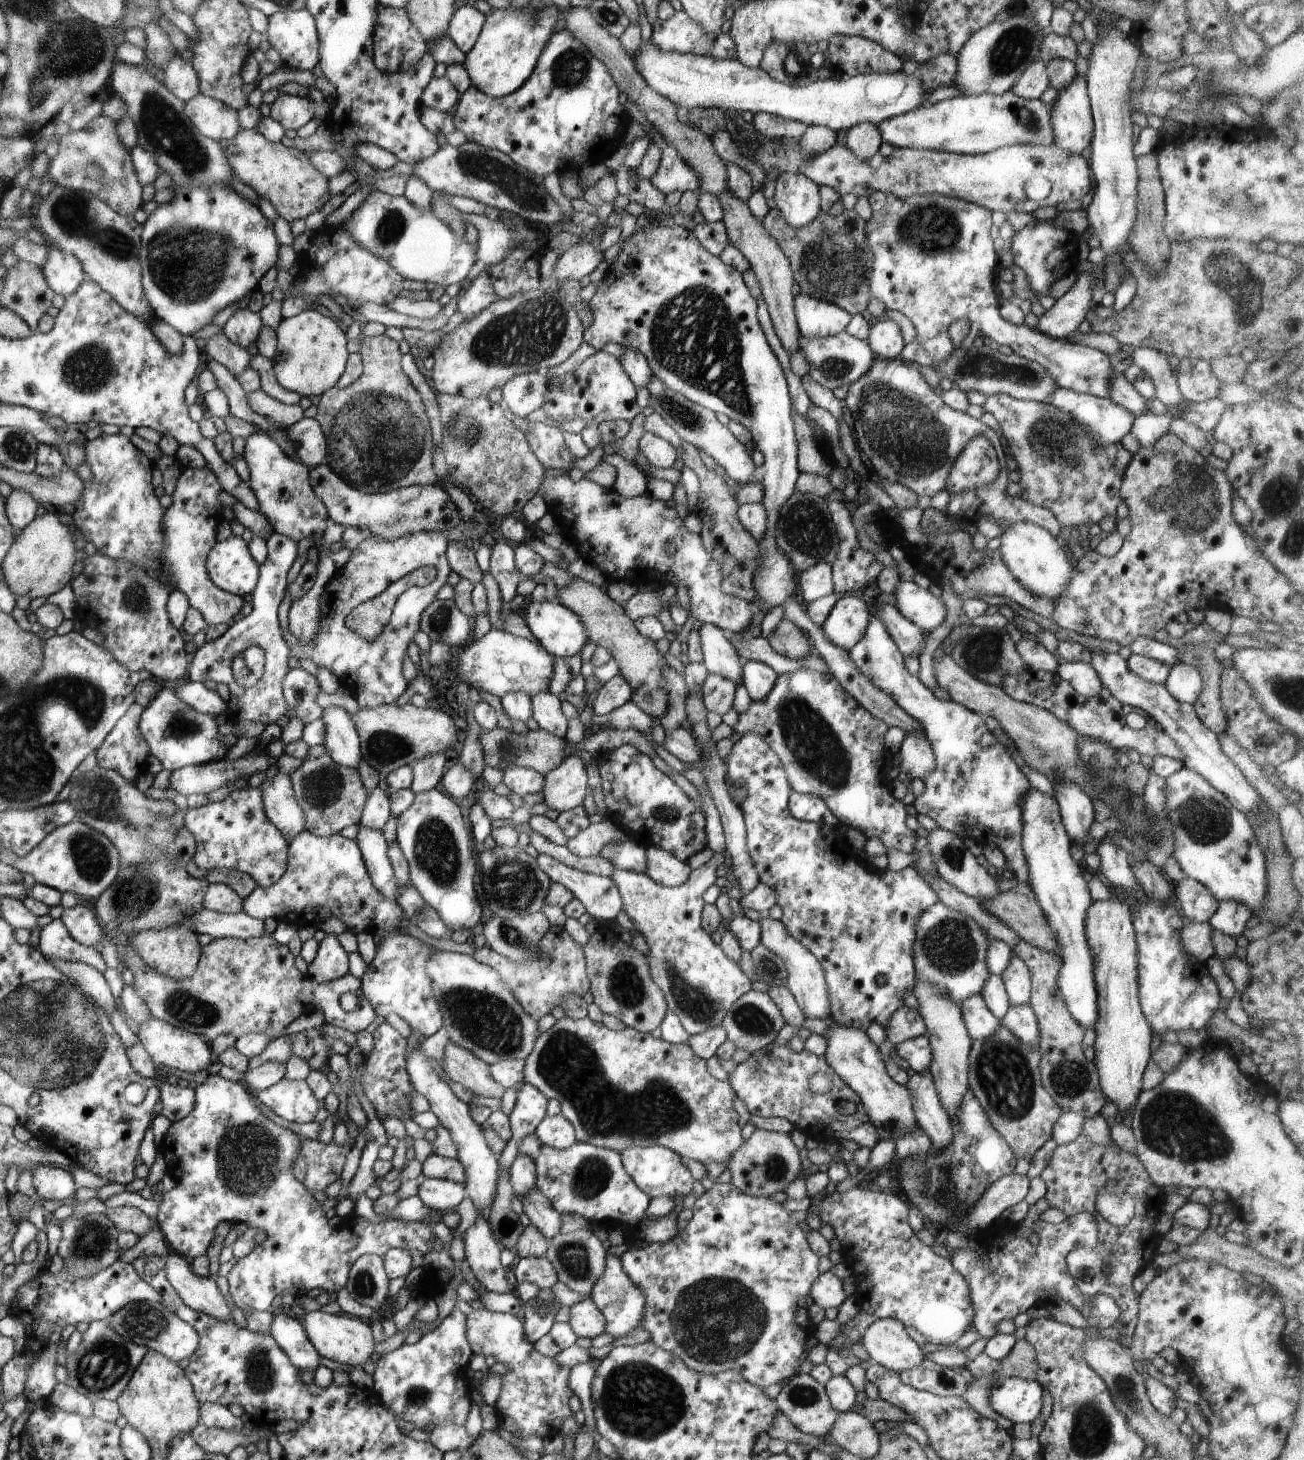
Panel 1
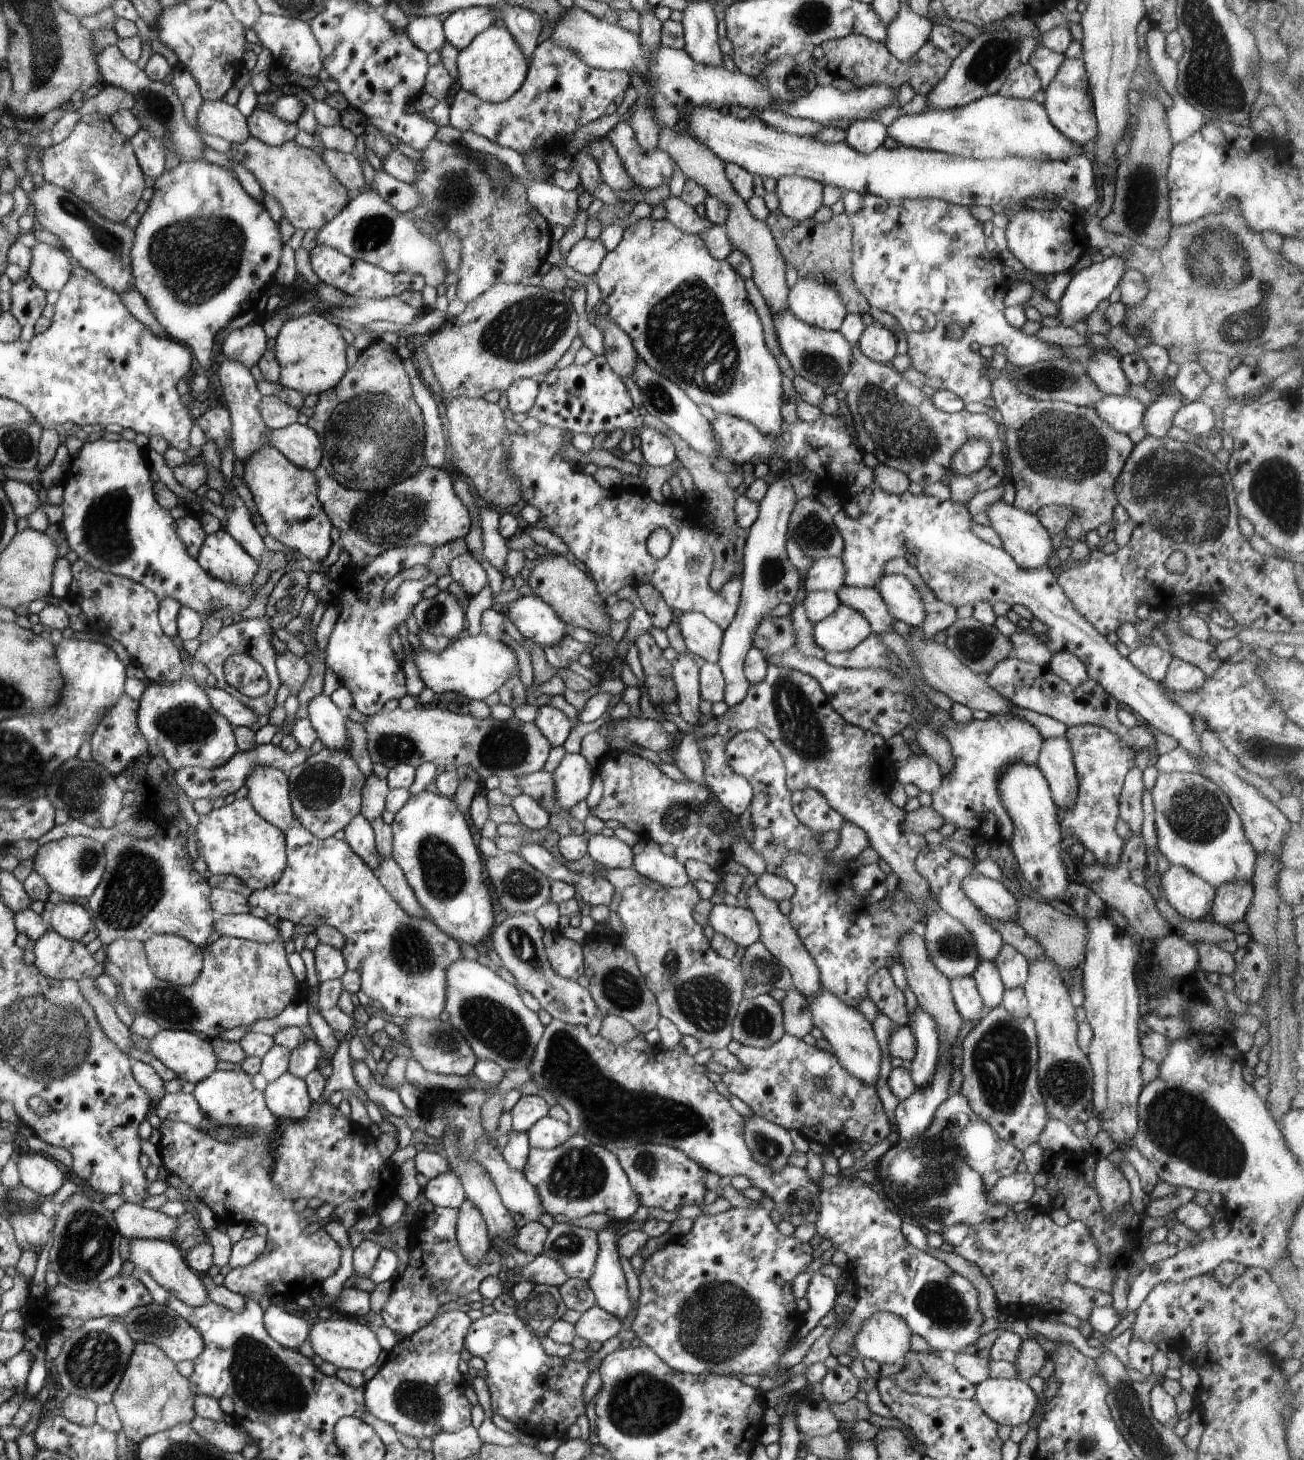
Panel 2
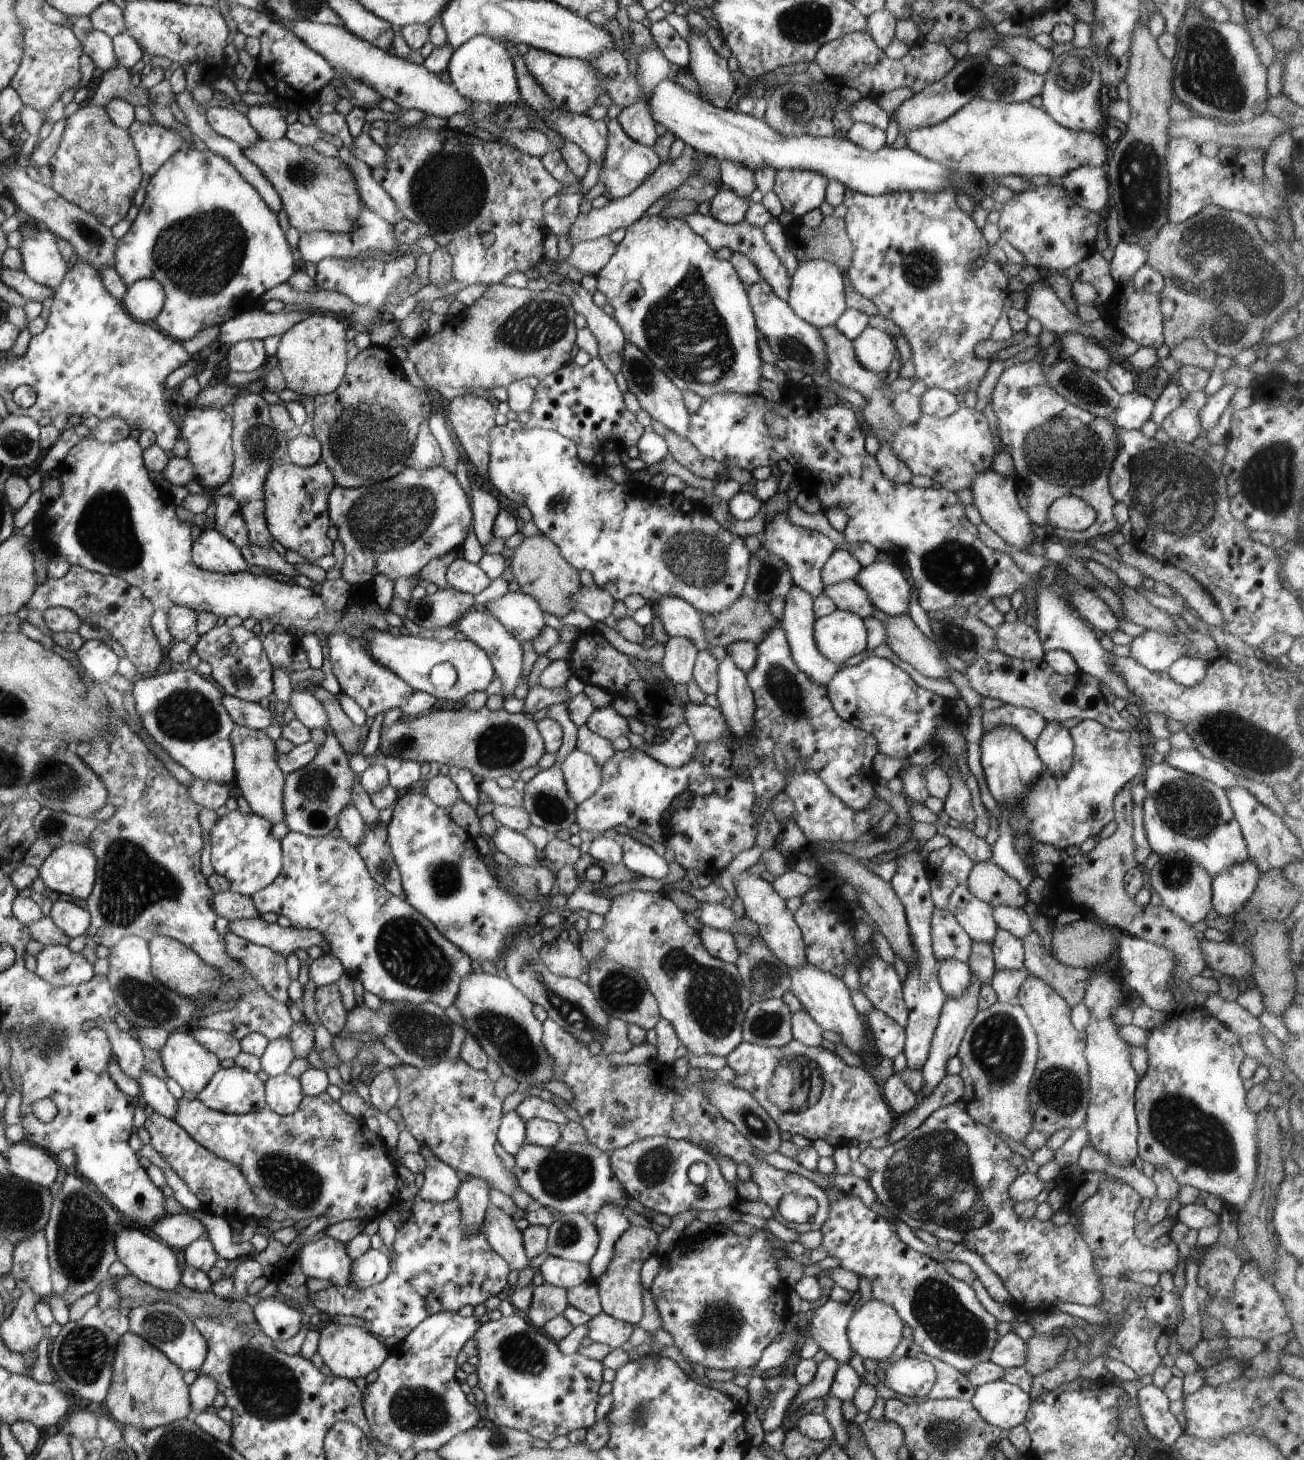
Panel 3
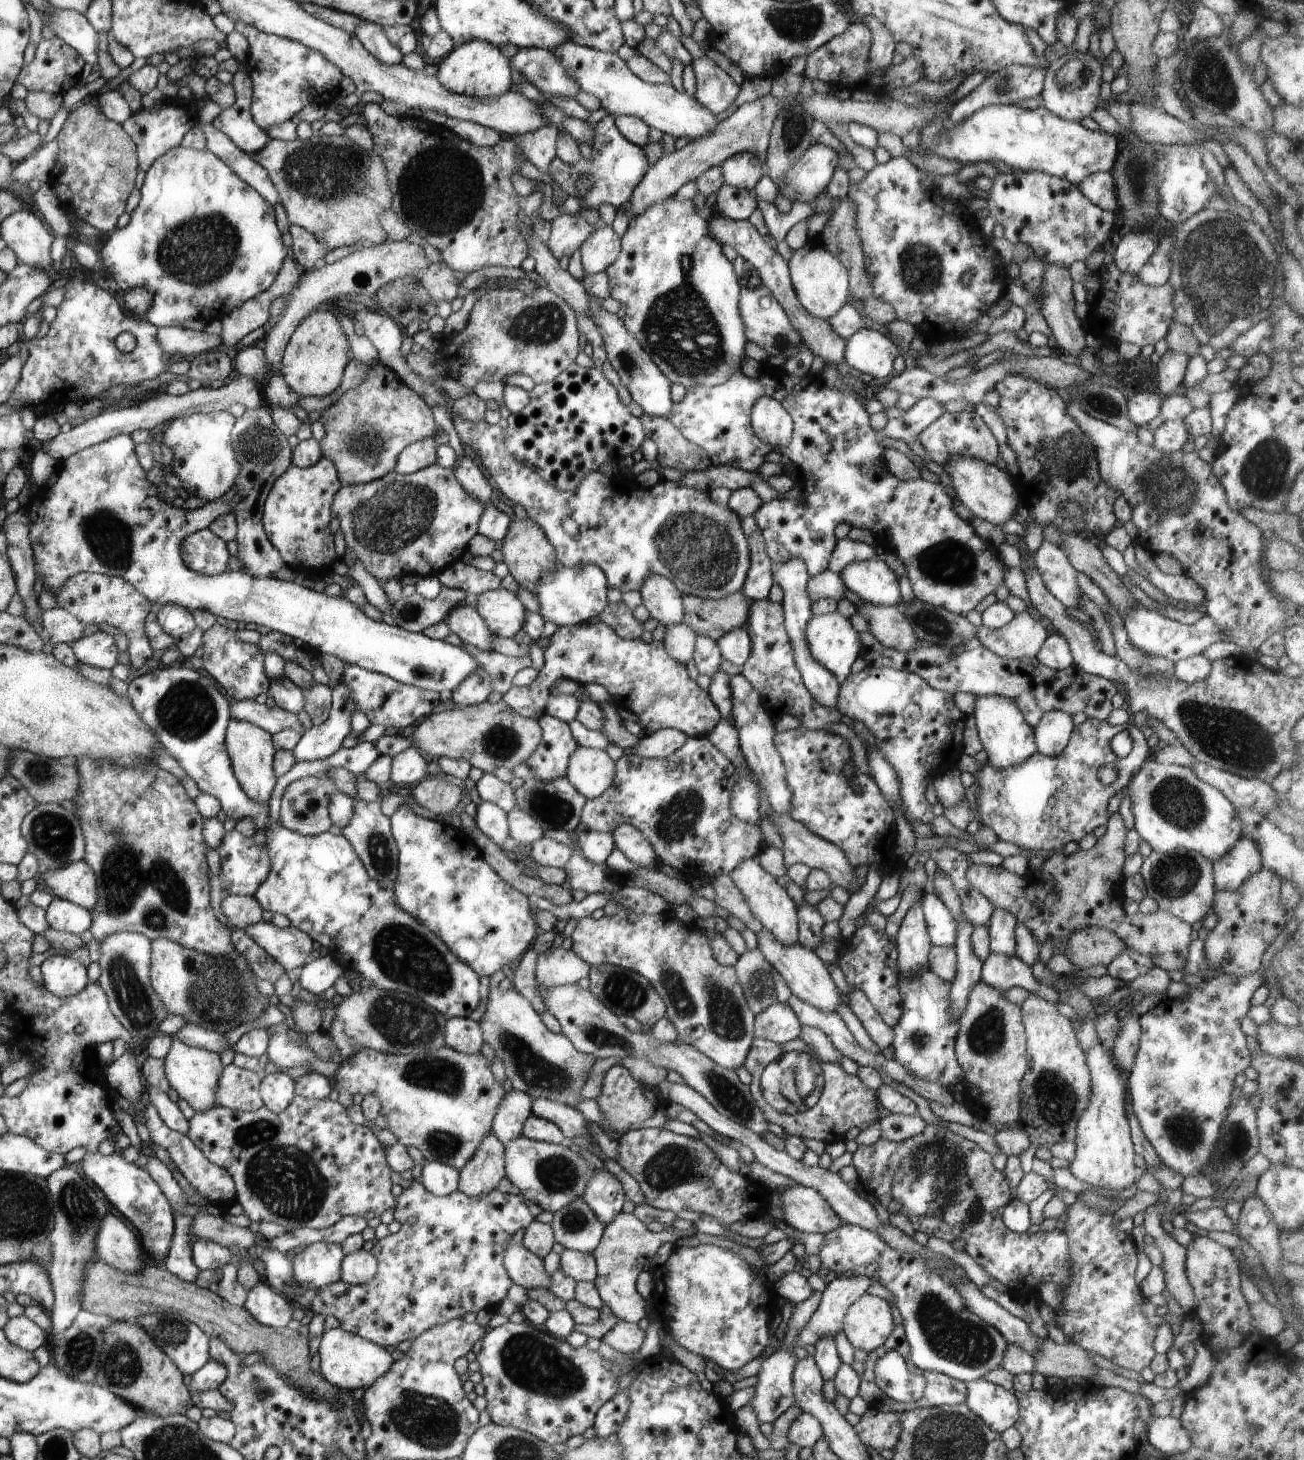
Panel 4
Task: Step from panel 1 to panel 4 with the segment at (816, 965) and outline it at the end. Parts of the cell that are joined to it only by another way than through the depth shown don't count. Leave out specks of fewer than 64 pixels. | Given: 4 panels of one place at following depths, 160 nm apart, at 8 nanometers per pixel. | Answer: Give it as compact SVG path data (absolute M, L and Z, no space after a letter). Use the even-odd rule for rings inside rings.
M757 856L740 862L736 869L730 874L731 880L736 888L742 892L746 906L750 906L750 912L760 920L760 923L780 944L792 946L800 942L798 929L797 905L788 896L785 888L782 888L776 878L771 876L760 866Z

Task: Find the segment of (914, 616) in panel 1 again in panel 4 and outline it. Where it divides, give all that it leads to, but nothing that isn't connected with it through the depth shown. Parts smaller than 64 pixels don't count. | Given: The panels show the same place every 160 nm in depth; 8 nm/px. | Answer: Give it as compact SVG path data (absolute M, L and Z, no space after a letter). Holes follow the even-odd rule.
M878 558L850 564L840 578L853 599L876 606L902 604L899 577Z

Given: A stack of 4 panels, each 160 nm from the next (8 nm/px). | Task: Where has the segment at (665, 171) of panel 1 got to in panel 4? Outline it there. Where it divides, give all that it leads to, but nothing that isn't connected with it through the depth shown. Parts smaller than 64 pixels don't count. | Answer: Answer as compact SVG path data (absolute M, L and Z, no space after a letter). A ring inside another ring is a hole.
M607 115L596 126L594 142L591 144L592 158L580 159L574 165L568 165L559 157L550 164L550 177L557 183L568 197L580 199L580 210L597 209L600 204L610 204L616 210L632 197L634 188L644 178L650 168L650 162L644 150L626 141L626 138L615 128L615 118Z

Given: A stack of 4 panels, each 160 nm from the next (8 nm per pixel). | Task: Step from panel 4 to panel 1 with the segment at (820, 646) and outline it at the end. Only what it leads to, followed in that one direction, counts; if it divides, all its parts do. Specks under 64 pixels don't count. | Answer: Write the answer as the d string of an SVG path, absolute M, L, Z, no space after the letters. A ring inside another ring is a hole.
M860 594L842 595L821 625L824 636L839 648L850 651L868 629L871 612Z

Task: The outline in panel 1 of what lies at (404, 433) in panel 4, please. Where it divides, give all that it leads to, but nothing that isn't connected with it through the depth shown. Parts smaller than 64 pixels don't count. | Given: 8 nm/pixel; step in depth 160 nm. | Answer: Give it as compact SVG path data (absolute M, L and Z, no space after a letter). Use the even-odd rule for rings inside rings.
M386 335L364 337L360 344L360 355L364 372L356 382L347 388L330 388L318 402L318 413L314 416L322 424L322 432L329 440L329 455L325 464L330 466L342 480L364 493L388 493L403 487L420 484L434 486L441 484L433 461L433 436L424 402L410 383L400 366L398 342Z

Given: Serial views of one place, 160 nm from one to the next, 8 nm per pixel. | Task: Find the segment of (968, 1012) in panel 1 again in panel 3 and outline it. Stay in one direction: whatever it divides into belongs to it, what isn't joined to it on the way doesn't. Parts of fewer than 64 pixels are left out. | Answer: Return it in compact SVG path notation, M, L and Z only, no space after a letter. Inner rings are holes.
M942 960L939 964L938 982L944 994L947 998L962 996L972 982L969 965L958 960Z

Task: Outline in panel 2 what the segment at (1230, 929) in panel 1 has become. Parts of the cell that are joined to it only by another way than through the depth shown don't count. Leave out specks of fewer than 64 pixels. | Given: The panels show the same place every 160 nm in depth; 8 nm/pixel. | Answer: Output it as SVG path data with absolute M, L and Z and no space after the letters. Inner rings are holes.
M1230 882L1215 889L1211 909L1213 921L1223 926L1240 922L1248 913L1253 898L1251 882Z

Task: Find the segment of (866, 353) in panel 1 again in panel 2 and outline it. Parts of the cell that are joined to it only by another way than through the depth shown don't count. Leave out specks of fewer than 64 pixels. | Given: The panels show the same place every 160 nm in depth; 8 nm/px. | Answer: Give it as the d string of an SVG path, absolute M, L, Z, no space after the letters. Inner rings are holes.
M789 310L774 312L771 316L780 349L790 360L796 375L802 376L822 389L826 389L831 384L840 384L852 364L852 352L854 352L852 342L848 342L839 331L826 331L809 326L793 316Z

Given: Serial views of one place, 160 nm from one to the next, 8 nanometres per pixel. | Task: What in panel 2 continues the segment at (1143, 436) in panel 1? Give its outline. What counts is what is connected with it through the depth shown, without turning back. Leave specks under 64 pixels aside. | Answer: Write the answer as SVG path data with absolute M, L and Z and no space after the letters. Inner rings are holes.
M1176 393L1163 395L1147 406L1144 412L1142 426L1147 435L1162 438L1167 436L1168 430L1173 427L1172 420L1176 412L1182 408L1184 400Z

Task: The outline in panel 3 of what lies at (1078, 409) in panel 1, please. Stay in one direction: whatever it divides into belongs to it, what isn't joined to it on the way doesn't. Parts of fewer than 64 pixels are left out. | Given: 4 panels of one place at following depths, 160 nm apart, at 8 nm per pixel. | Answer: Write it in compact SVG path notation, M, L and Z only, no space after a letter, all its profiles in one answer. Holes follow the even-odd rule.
M1132 391L1120 396L1111 422L1122 430L1139 430L1145 422L1151 420L1153 411L1154 401Z

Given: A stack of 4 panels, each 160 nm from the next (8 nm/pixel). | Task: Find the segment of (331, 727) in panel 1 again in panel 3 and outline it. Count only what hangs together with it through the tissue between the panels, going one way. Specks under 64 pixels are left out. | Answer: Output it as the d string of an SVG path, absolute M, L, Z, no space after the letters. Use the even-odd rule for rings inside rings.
M310 690L294 691L288 705L296 719L309 729L324 730L326 726L330 727L330 718L326 714L324 704Z

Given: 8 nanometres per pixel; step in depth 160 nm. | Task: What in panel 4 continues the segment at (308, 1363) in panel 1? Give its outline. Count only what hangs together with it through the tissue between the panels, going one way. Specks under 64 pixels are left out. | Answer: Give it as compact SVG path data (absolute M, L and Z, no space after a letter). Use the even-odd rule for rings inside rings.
M264 1281L247 1291L244 1308L262 1325L284 1328L292 1320L292 1306L286 1297L276 1294Z

